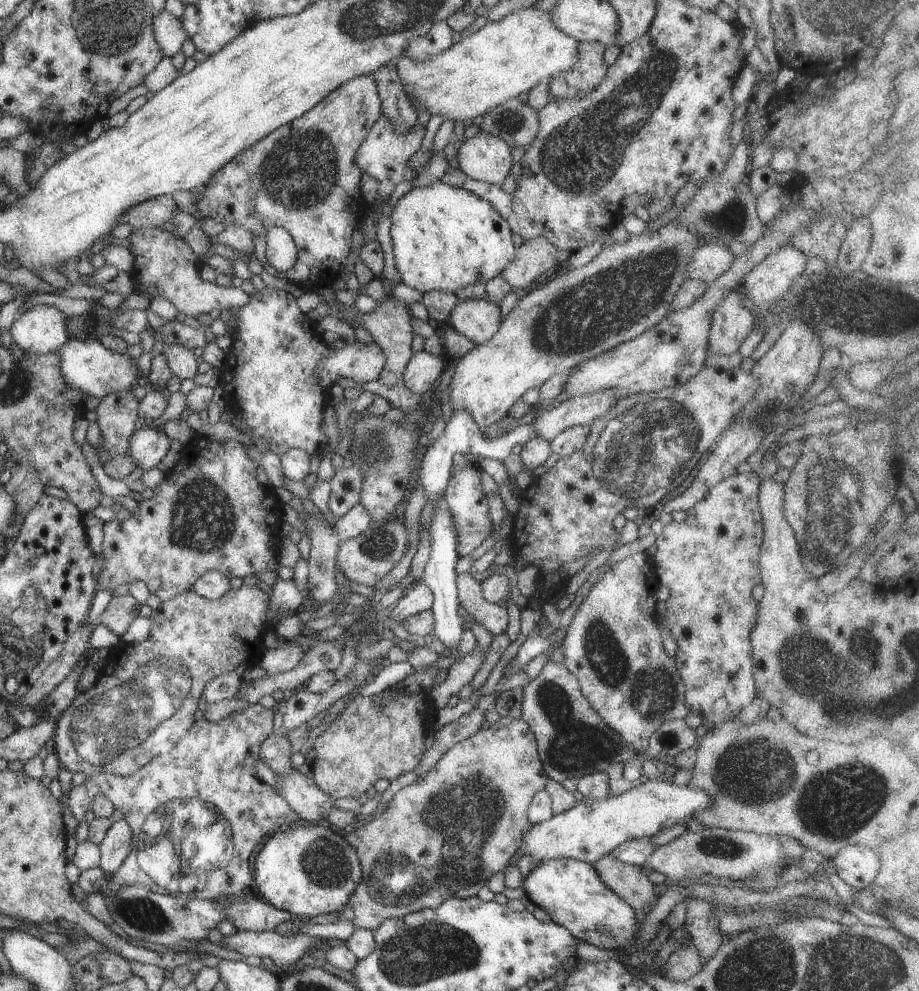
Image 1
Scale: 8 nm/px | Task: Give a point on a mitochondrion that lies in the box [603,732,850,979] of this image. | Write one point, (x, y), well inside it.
(732, 848)

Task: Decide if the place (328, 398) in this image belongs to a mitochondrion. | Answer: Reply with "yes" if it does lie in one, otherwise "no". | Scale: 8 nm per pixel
no

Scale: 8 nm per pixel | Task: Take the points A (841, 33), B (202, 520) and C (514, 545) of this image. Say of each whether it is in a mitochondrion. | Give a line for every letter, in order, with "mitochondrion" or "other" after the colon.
A: mitochondrion
B: mitochondrion
C: other

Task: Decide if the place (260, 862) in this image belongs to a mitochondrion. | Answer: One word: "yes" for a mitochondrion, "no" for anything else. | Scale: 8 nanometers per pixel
no

